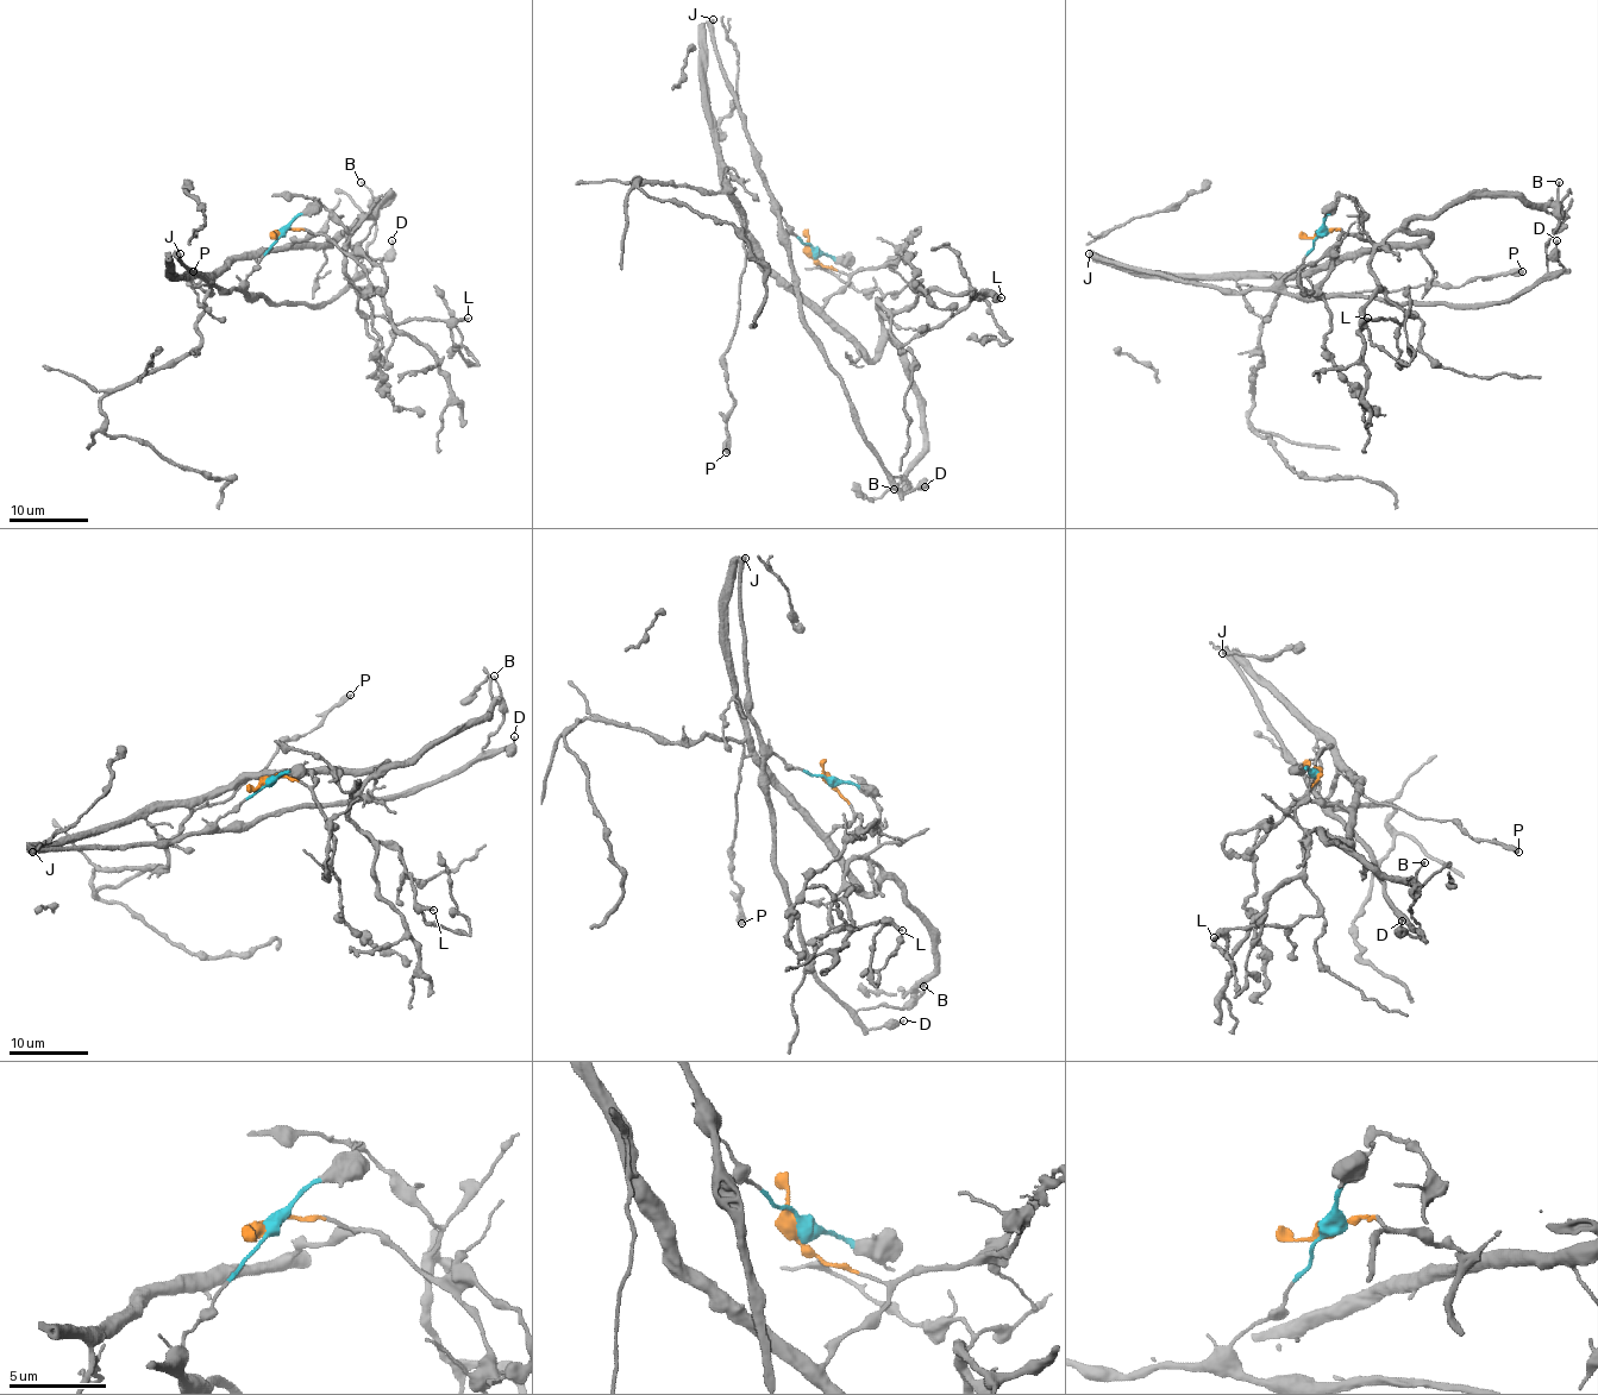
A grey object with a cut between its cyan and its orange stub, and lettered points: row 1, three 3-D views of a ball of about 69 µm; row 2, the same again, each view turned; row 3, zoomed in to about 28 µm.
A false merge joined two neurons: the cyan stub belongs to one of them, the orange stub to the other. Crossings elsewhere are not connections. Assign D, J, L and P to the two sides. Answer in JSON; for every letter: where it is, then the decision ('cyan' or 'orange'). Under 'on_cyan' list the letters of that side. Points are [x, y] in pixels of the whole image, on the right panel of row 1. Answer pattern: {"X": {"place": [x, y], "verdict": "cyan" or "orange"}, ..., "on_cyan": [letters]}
{"D": {"place": [1556, 240], "verdict": "cyan"}, "J": {"place": [1089, 253], "verdict": "cyan"}, "L": {"place": [1367, 318], "verdict": "orange"}, "P": {"place": [1522, 271], "verdict": "orange"}, "on_cyan": ["D", "J"]}

